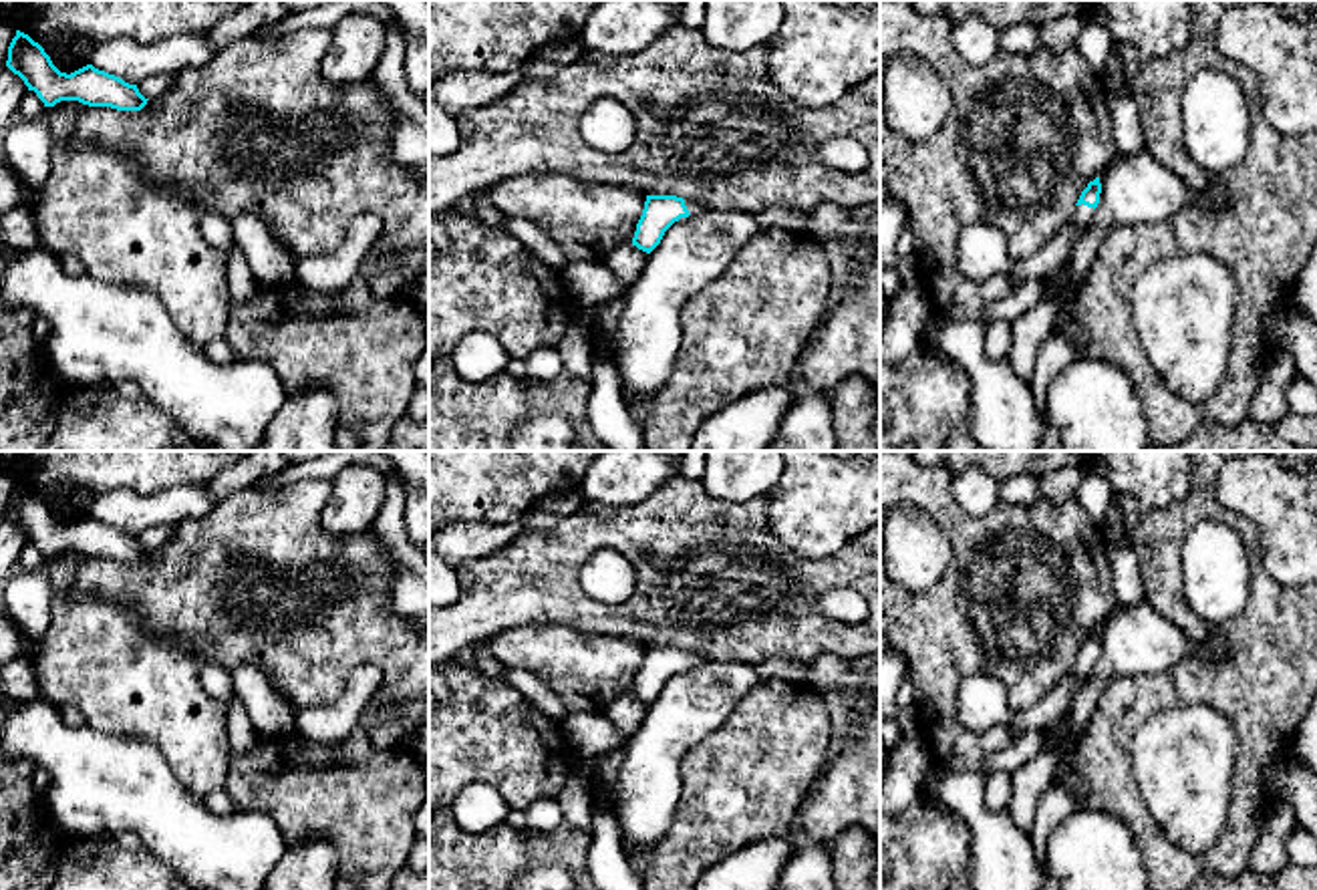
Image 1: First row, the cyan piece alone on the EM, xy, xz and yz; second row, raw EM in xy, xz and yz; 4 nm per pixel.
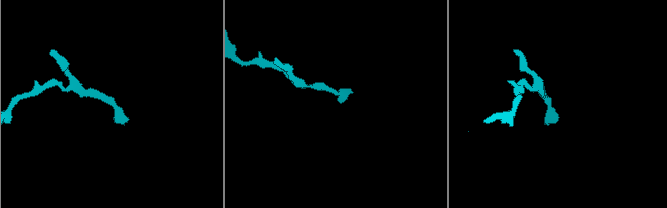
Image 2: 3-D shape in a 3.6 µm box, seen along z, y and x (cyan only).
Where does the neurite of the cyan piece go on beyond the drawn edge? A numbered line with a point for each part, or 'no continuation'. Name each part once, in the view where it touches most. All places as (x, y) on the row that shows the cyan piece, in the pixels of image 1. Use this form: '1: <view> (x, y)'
1: yz (1082, 216)

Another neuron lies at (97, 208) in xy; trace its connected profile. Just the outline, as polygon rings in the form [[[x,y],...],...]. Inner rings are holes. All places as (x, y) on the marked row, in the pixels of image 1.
[[[79,101],[52,107],[52,173],[34,207],[42,248],[81,260],[97,280],[149,288],[203,350],[230,320],[226,256],[203,240],[199,211],[145,181],[133,159],[70,145],[83,109]]]

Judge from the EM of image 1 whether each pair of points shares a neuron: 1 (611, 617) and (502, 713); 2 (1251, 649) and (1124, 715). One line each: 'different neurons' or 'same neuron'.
1: different neurons
2: same neuron

